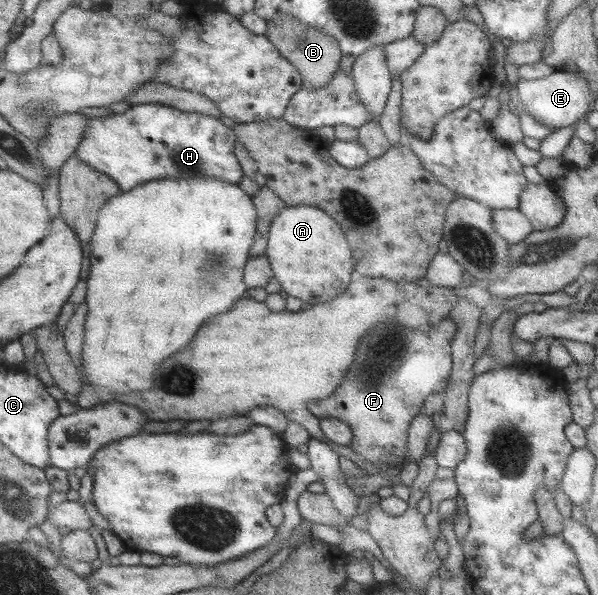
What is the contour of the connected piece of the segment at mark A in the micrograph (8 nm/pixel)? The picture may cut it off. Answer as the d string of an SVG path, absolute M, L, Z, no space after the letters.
M310 204L288 205L276 216L270 230L267 255L283 290L312 305L338 298L352 282L354 252L340 224Z

